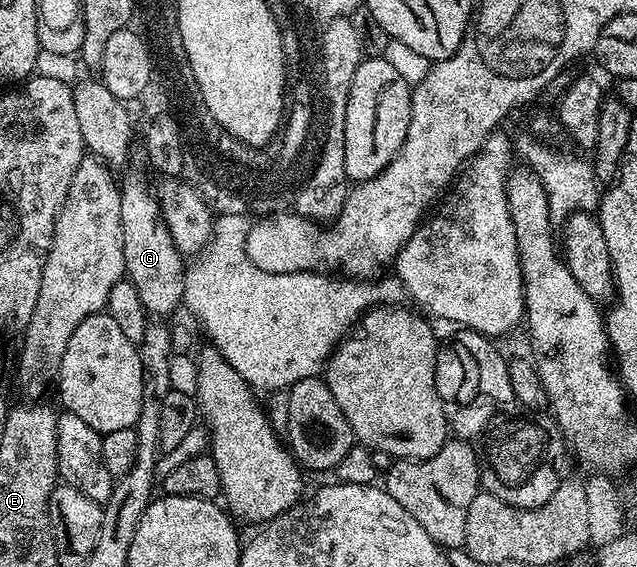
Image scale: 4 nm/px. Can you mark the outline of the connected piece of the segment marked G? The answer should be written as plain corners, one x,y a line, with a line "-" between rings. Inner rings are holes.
137,176
120,183
122,222
122,255
125,259
124,273
137,288
142,306
155,318
165,318
182,305
184,296
185,260
175,247
171,233
161,228
163,212
150,190

